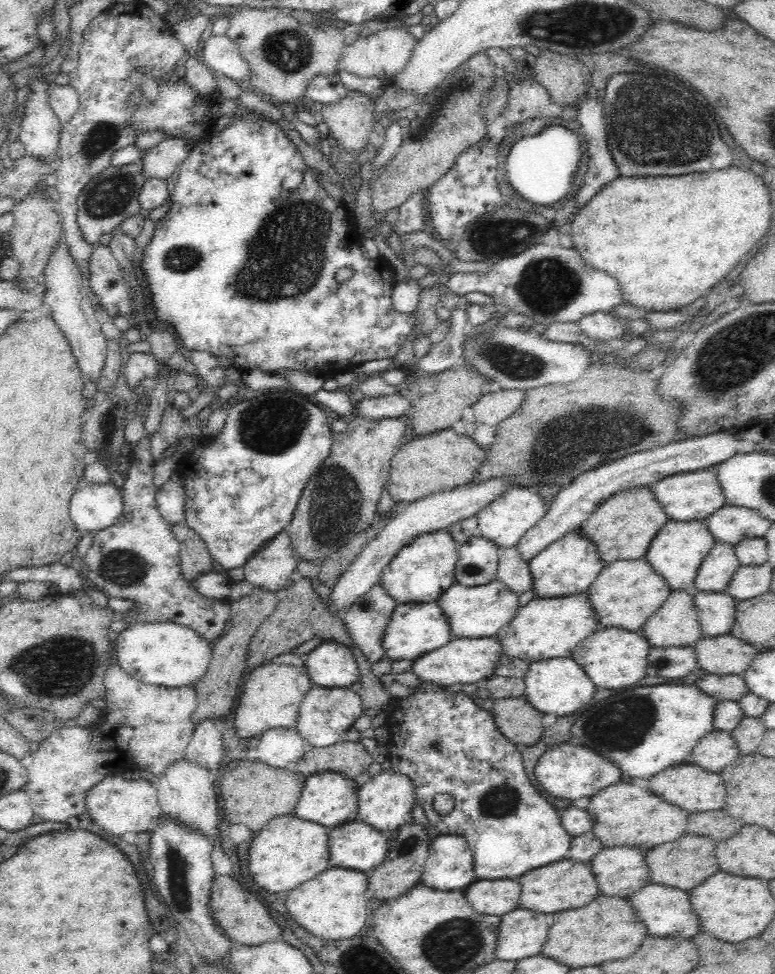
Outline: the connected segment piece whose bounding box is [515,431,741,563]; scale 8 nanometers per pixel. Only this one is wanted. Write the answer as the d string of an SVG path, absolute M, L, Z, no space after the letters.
M727 431L691 437L676 442L671 441L666 446L636 452L636 454L624 456L622 460L616 460L616 462L610 462L610 464L590 470L586 474L580 474L568 488L560 488L558 496L554 498L550 509L540 522L530 528L526 535L518 541L515 546L517 554L523 558L524 562L530 562L536 554L556 539L577 531L590 518L590 515L602 503L610 500L614 494L622 492L622 490L638 488L638 486L652 486L658 480L676 474L698 472L698 470L707 469L711 465L719 466L722 461L736 456L736 446L740 441L736 433Z

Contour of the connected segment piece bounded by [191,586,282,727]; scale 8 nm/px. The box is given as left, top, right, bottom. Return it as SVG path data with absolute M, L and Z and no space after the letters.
M254 586L253 592L248 596L236 602L229 602L230 620L227 622L226 630L212 643L212 658L206 668L206 674L194 686L198 699L196 710L191 716L194 727L206 721L206 718L213 718L221 725L223 717L230 714L234 700L240 695L238 686L242 682L241 676L245 669L248 645L262 621L266 620L278 606L281 595L282 593L270 593L259 586Z

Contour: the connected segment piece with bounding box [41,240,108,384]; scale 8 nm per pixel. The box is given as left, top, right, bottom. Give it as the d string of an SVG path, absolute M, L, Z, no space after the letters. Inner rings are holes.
M63 240L58 241L49 256L48 266L42 275L44 284L43 303L49 315L64 333L76 357L81 374L97 384L107 357L107 341L100 329L100 323L94 317L94 301L88 284L82 280L82 274L74 262Z

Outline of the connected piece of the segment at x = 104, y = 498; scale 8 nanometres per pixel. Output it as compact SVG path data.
M88 483L73 493L69 516L80 534L97 533L117 522L123 503L115 485Z

